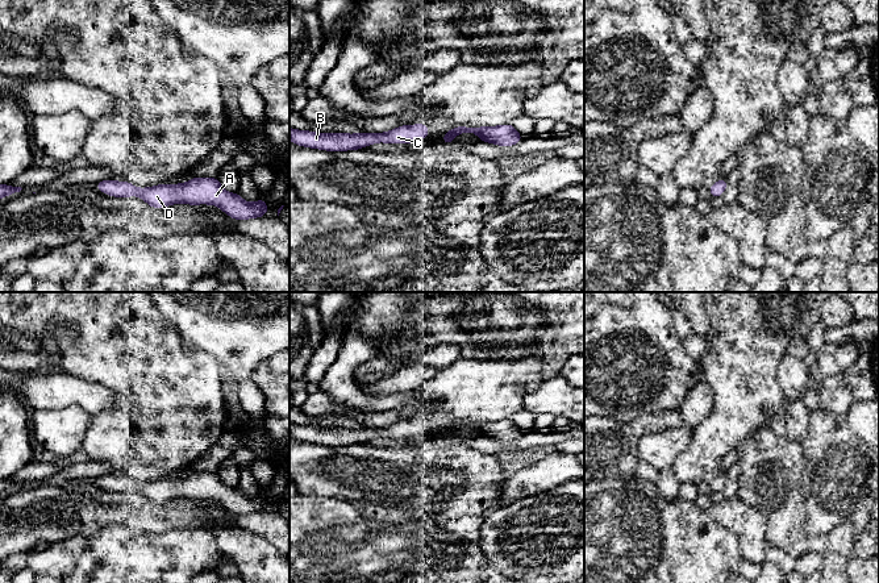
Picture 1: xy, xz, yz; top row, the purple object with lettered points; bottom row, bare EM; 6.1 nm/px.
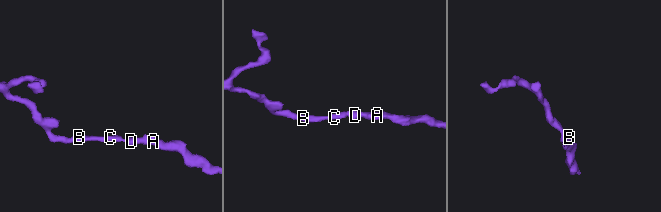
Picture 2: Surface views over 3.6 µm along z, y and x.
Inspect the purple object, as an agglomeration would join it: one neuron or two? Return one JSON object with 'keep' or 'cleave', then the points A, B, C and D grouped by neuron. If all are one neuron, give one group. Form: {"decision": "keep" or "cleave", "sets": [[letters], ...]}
{"decision": "keep", "sets": [["A", "B", "C", "D"]]}

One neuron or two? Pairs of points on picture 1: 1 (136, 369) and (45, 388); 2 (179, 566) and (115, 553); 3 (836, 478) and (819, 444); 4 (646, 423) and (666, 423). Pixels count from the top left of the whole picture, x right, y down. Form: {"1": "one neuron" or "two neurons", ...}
{"1": "two neurons", "2": "one neuron", "3": "one neuron", "4": "one neuron"}

